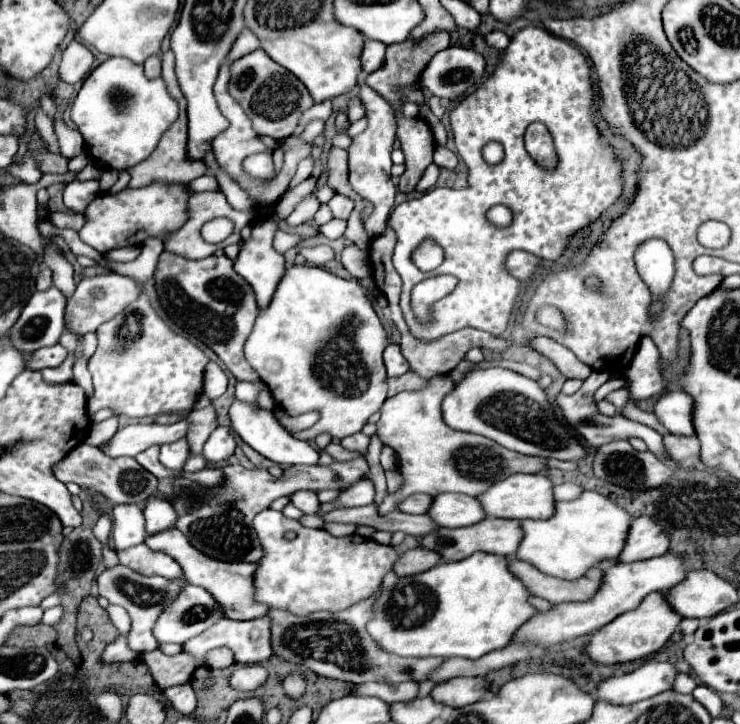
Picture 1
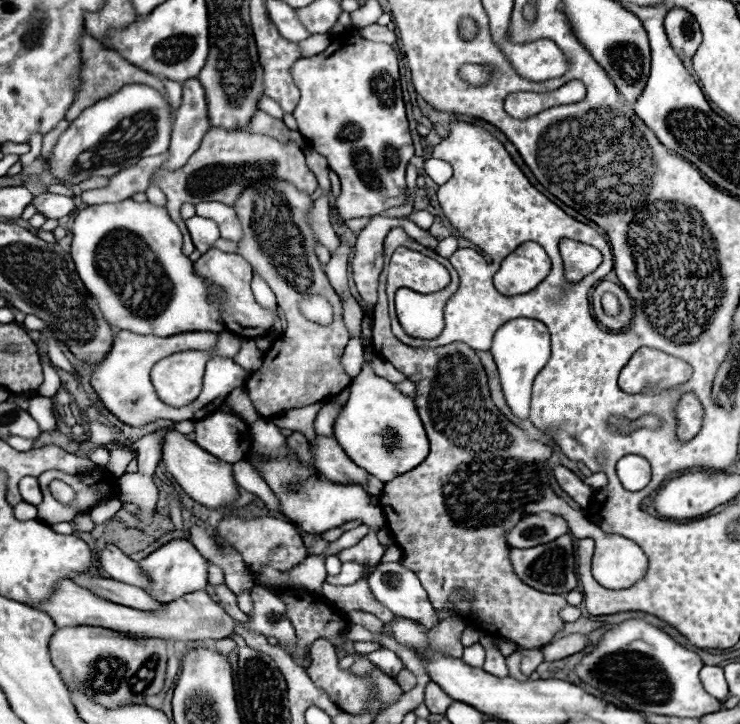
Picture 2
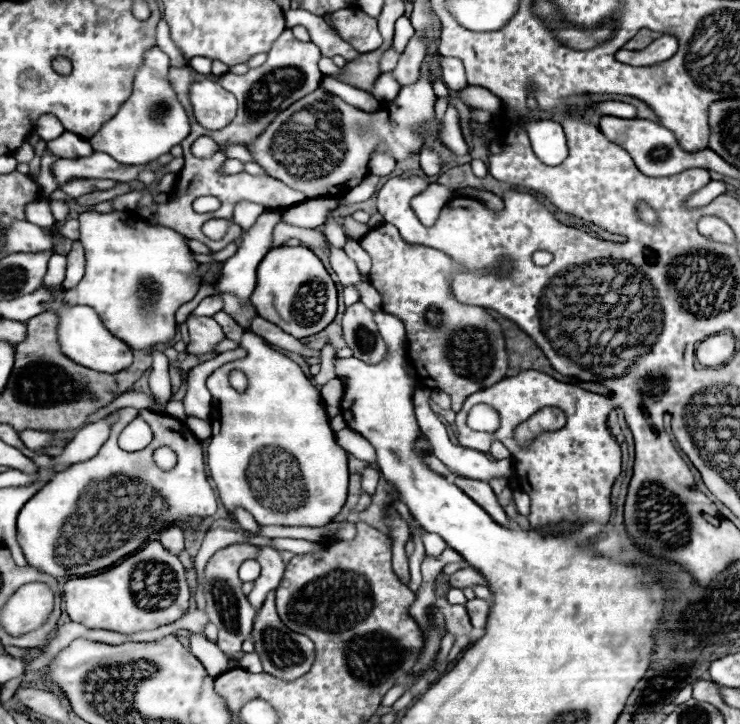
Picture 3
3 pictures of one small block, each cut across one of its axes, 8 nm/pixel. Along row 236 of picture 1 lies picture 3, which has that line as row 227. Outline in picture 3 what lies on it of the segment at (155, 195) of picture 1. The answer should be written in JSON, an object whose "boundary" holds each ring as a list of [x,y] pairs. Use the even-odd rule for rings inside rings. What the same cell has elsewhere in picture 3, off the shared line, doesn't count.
{"boundary":[[[118,210],[110,214],[84,212],[80,214],[78,220],[80,220],[80,240],[86,250],[86,274],[78,286],[64,292],[64,304],[66,306],[84,304],[94,308],[102,324],[116,338],[124,340],[132,350],[154,350],[158,344],[172,340],[176,334],[176,322],[174,322],[176,310],[182,304],[190,302],[200,288],[200,280],[188,278],[192,272],[196,272],[198,262],[192,260],[190,248],[186,246],[186,238],[170,228],[162,226],[152,228],[134,212],[118,212]]]}

